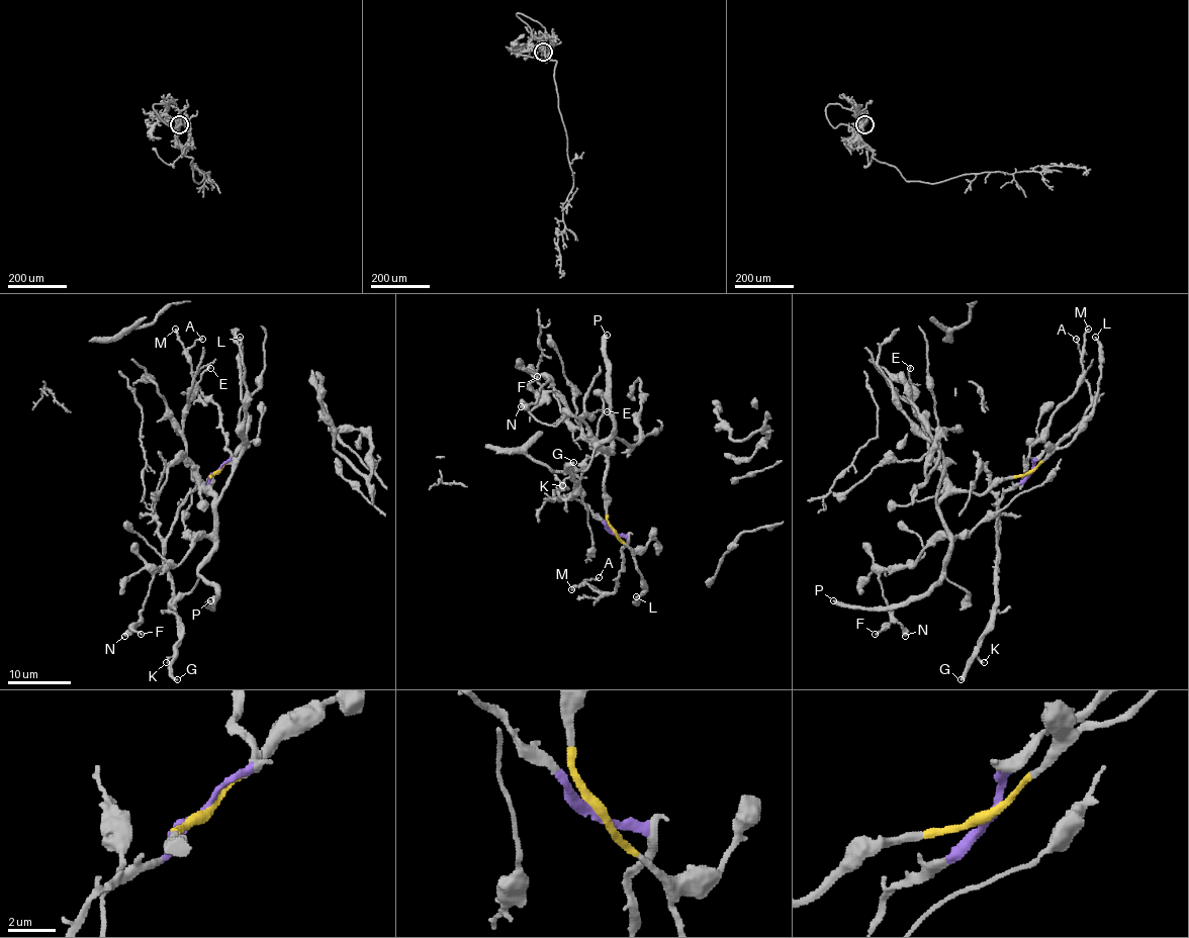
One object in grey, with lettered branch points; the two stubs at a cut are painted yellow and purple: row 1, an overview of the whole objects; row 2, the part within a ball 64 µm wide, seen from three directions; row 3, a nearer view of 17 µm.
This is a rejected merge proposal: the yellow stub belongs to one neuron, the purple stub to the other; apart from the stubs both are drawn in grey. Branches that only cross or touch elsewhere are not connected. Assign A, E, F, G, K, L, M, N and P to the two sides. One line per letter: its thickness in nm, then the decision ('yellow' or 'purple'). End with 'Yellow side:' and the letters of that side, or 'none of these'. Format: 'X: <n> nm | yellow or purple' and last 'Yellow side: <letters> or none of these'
A: 140 nm | purple
E: 150 nm | yellow
F: 170 nm | yellow
G: 360 nm | purple
K: 160 nm | purple
L: 200 nm | yellow
M: 180 nm | purple
N: 550 nm | yellow
P: 460 nm | yellow
Yellow side: E, F, L, N, P

